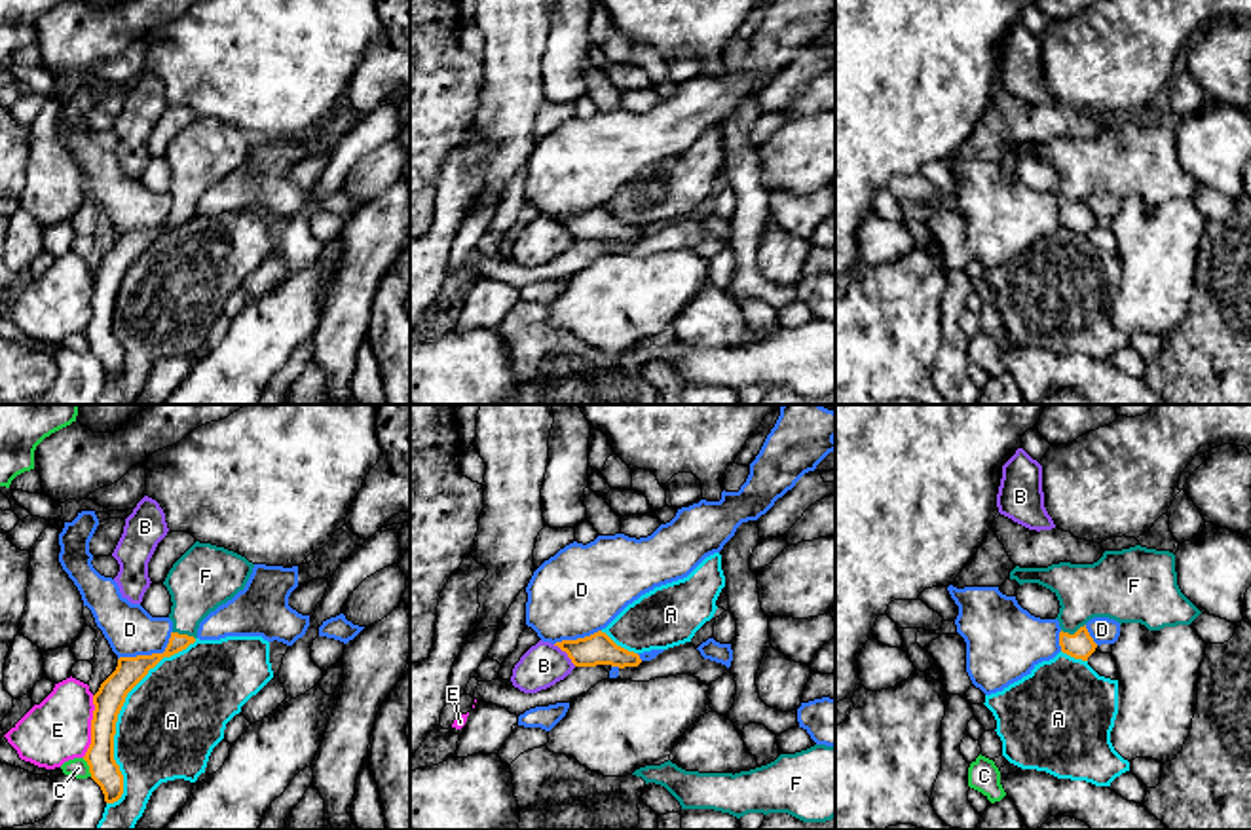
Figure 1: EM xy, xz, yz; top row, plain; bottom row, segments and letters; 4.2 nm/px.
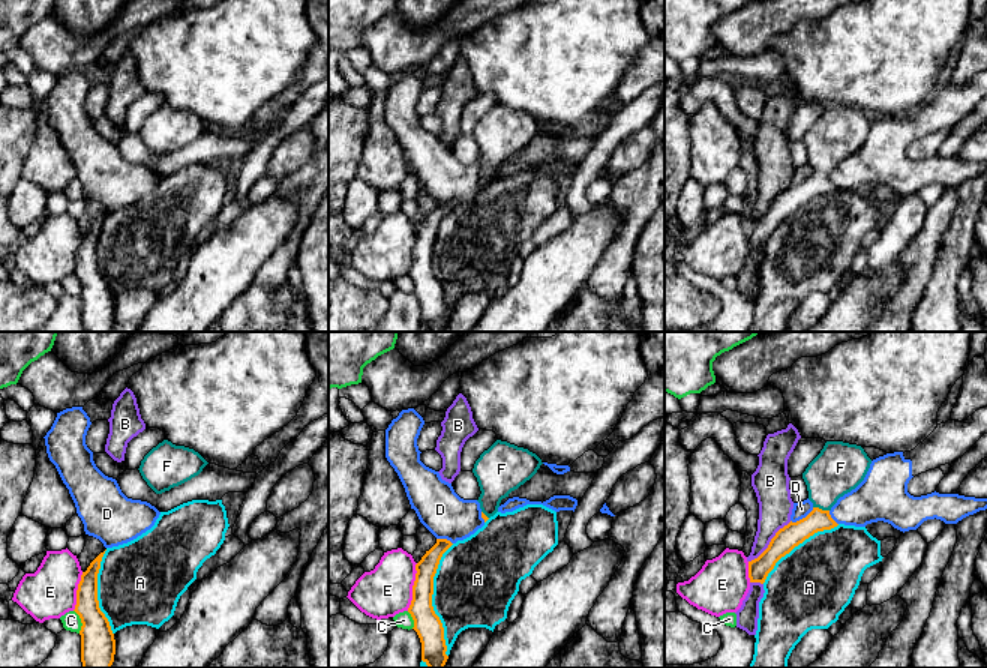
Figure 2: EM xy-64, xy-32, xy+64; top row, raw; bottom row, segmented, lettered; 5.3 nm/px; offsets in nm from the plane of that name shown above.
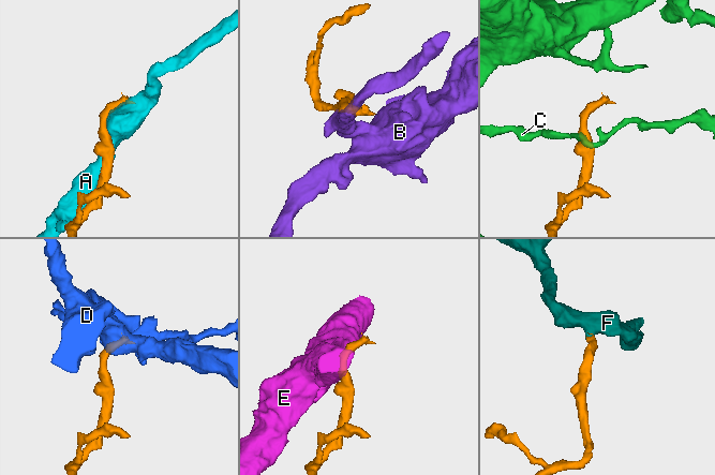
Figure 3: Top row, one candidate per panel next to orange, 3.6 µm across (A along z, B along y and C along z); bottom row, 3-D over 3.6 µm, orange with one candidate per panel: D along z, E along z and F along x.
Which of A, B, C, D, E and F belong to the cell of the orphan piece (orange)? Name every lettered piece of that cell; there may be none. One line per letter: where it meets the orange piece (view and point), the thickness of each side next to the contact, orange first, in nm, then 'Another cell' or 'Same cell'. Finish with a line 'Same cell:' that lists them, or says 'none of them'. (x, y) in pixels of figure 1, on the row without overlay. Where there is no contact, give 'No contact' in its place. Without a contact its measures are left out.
A: Touches orange at xy (116, 291). Thickness 120 nm (orange) against 420 nm. Another cell
B: Touches orange at xz (566, 226). Thickness 140 nm (orange) against 180 nm. Another cell
C: Touches orange at xy (90, 342). Thickness 120 nm (orange) against 90 nm. Another cell
D: Touches orange at xy (152, 228). Thickness 120 nm (orange) against 220 nm. Another cell
E: Touches orange at xy (92, 301). Thickness 120 nm (orange) against 280 nm. Another cell
F: Touches orange at yz (1075, 207). Thickness 110 nm (orange) against 260 nm. Same cell
Same cell: F

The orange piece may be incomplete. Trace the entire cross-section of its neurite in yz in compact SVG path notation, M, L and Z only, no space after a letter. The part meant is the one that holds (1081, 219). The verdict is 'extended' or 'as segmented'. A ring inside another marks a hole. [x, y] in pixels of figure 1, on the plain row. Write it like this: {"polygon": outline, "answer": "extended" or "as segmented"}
{"polygon": "M1141 120L1105 125L1093 139L1016 141L1010 154L1038 158L1057 171L1061 226L1082 236L1097 222L1086 203L1093 192L1160 205L1190 199L1202 188L1177 160L1175 129Z", "answer": "extended"}

